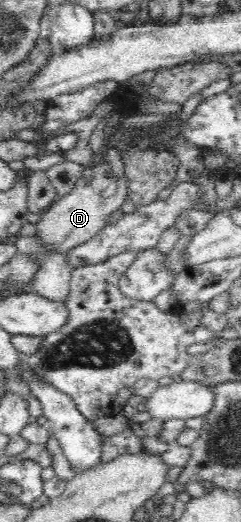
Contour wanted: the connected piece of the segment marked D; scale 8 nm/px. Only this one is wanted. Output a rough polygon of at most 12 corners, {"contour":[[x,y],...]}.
{"contour":[[105,161],[83,167],[36,233],[83,245],[122,213],[131,178]]}

